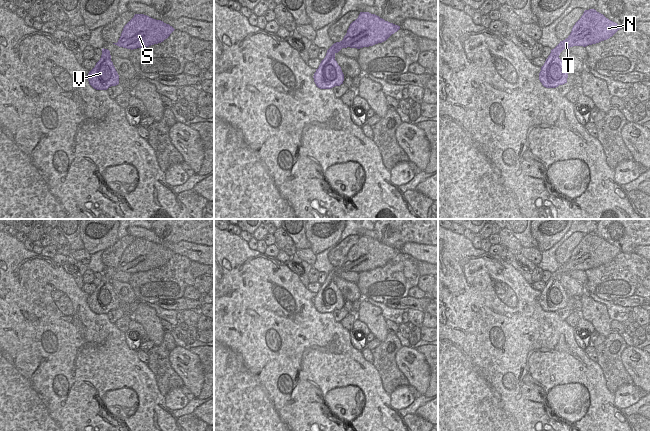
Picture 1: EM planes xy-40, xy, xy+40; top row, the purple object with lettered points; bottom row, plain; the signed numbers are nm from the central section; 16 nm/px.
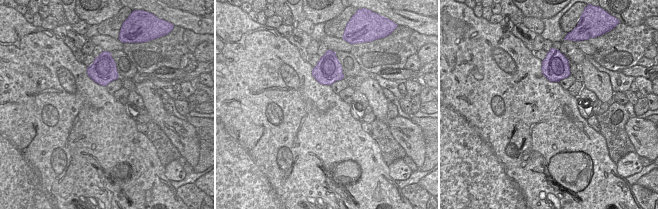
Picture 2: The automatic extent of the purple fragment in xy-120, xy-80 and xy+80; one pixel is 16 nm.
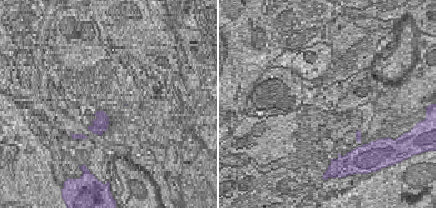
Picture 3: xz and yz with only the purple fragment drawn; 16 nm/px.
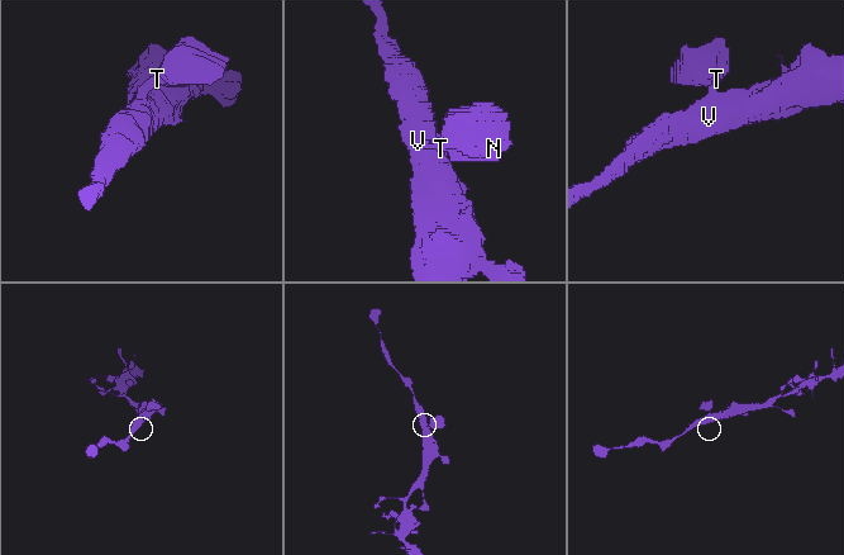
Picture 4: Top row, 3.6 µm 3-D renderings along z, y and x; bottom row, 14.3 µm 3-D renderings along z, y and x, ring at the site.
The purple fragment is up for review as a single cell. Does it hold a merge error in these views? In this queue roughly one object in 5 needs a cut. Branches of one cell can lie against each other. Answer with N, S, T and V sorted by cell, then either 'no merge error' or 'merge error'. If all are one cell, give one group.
groups N S T V; no merge error

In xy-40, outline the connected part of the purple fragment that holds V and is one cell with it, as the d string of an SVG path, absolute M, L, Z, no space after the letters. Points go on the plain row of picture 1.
M102 273L100 284L87 299L89 308L96 314L107 314L119 308L119 299L111 285L110 275Z

